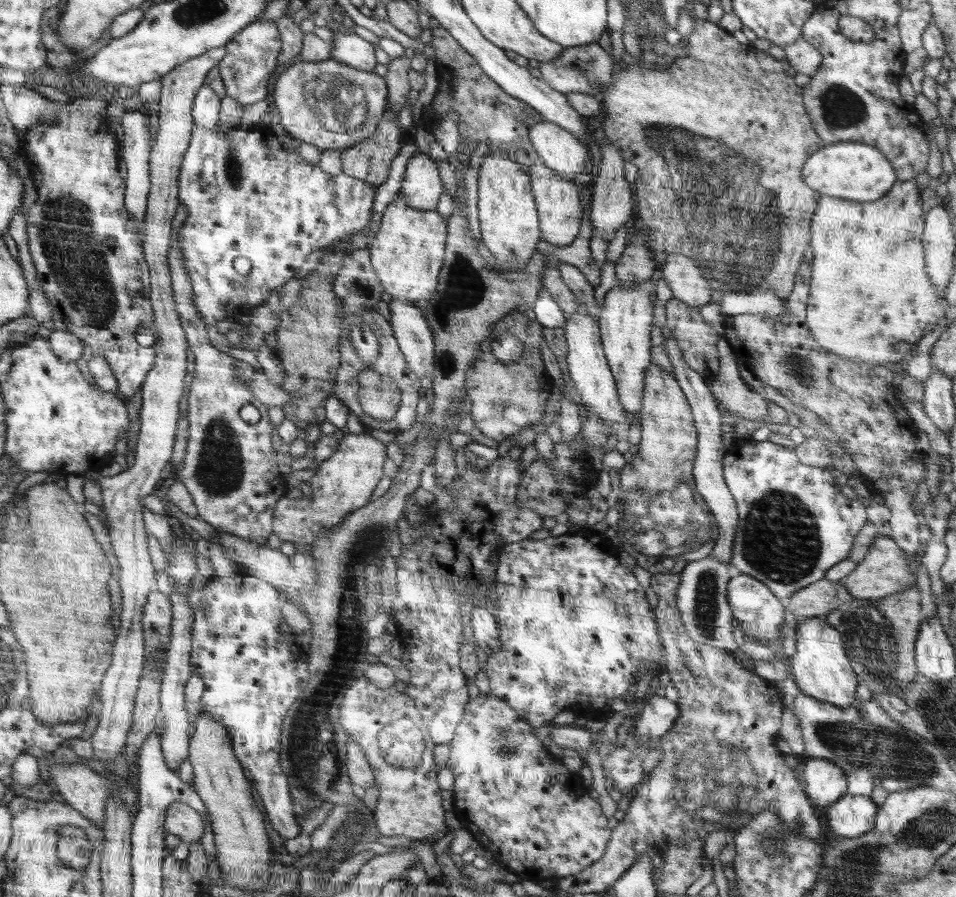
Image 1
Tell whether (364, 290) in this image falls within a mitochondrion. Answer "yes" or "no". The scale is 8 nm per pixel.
yes

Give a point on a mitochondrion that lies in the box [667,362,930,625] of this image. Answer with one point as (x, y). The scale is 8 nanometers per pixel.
(781, 538)

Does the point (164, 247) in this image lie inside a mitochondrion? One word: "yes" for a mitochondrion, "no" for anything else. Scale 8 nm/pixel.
no

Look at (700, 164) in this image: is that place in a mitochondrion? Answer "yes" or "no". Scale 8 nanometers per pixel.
yes

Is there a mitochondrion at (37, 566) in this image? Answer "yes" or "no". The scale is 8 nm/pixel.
yes

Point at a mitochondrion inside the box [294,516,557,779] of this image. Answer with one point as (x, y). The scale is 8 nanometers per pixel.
(503, 743)

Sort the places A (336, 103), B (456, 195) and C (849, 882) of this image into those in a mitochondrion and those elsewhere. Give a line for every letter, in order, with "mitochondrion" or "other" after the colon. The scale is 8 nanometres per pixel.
A: mitochondrion
B: other
C: mitochondrion

